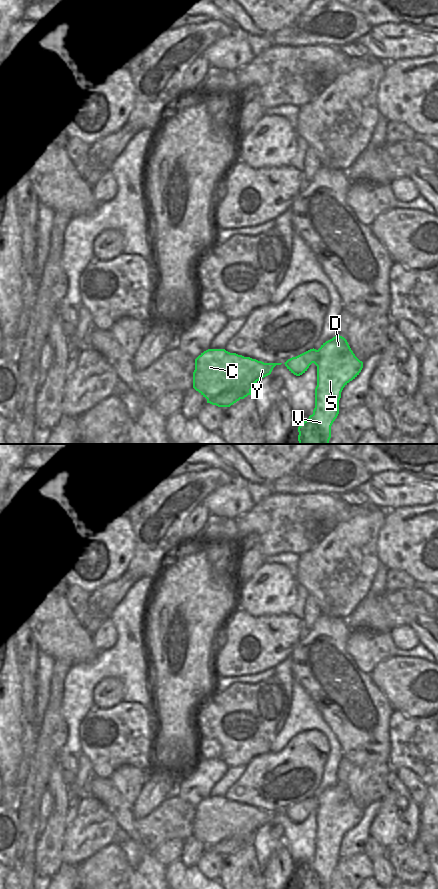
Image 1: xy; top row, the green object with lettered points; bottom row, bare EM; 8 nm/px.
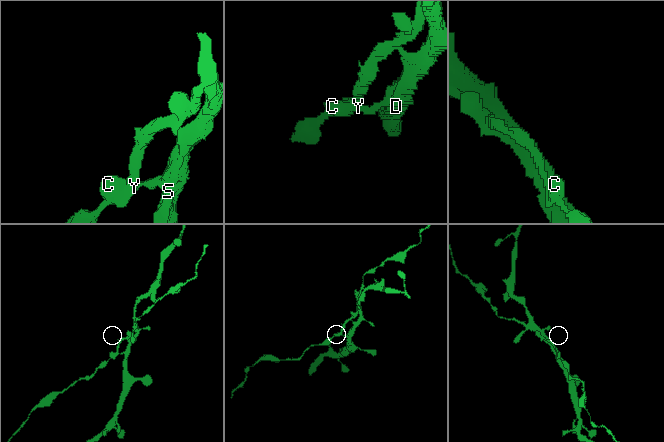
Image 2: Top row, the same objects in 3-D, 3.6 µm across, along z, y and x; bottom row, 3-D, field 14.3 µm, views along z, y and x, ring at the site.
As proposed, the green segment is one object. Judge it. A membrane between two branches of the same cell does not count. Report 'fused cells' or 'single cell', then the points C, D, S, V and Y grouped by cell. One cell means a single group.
single cell; groups C D S V Y

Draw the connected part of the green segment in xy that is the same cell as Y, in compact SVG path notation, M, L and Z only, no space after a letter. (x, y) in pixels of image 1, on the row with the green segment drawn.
M208 349L195 359L193 388L207 399L207 403L218 407L230 407L240 399L251 395L253 386L262 378L271 374L276 365L282 363L264 363L250 357L230 353L225 349Z

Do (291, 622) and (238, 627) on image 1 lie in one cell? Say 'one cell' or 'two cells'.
one cell

